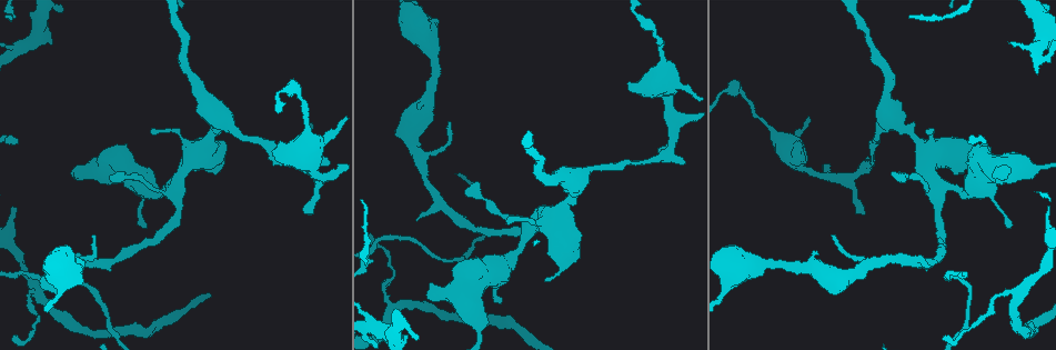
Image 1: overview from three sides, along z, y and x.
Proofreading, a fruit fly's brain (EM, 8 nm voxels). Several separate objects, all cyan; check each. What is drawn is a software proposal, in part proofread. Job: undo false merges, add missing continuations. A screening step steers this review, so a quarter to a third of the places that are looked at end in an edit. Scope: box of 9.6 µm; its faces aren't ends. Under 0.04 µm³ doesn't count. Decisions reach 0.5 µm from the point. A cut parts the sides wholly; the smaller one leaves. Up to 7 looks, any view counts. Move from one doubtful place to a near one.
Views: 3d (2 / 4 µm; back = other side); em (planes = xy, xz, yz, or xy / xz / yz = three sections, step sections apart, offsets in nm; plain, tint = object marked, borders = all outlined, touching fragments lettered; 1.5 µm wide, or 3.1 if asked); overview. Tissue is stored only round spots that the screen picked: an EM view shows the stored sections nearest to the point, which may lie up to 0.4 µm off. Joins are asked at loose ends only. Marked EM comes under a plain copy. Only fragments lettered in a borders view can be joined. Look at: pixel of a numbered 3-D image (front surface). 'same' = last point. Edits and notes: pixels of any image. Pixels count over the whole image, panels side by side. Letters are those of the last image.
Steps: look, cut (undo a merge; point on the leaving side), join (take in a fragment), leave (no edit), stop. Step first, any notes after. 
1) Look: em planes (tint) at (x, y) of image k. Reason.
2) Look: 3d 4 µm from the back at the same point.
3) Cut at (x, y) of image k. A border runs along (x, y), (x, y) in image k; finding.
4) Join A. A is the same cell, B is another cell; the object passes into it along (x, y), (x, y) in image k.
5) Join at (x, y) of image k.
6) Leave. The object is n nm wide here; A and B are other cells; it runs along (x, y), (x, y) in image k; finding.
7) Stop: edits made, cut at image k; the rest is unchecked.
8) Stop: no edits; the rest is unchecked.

Look: em planes (borders) at (859, 211) of image 1. An open end.

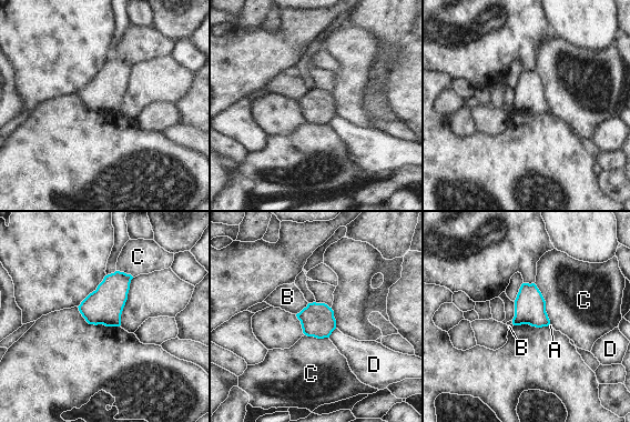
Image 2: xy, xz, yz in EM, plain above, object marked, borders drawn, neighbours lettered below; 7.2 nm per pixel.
Leave. A, B, C and D are other cells; a border runs along (308, 303), (296, 314) in image 2; none of them fits.

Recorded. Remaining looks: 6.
Look: 3d 4 µm from the back at (799, 166) of image 1. A fork.

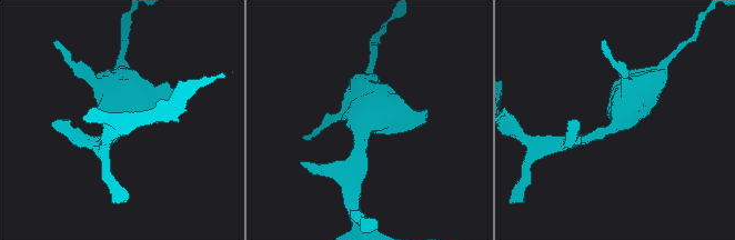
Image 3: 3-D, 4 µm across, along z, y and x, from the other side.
Look: em planes (borders) at (370, 122) of image 3. Now the EM.

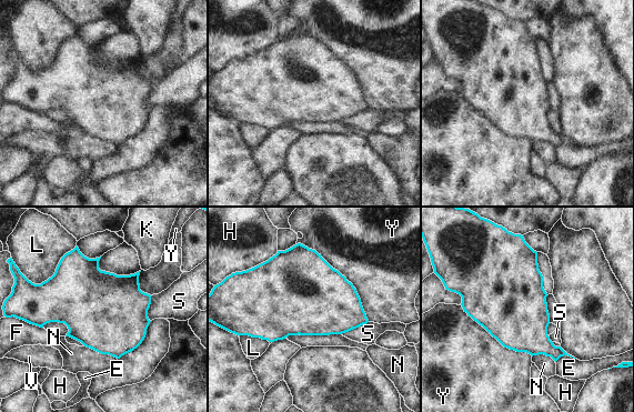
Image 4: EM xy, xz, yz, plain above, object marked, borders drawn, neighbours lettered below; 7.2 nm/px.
Leave. E, F, H, K, L, N, S, V and Y are other cells; a border runs along (66, 335), (80, 341), (84, 345) in image 4; all the same cell.

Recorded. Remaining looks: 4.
Look: em planes (borders) at (292, 85) of image 1. Abrupt turn.

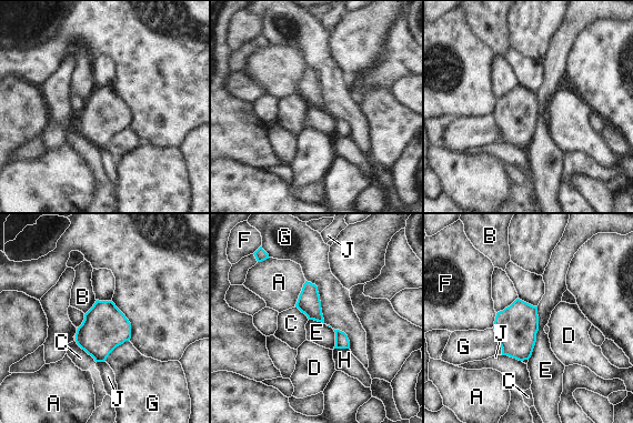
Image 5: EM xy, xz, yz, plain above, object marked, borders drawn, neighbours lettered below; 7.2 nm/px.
Leave. A, B, C, D, E, F, G, H and J are other cells; a border runs along (307, 280), (317, 286), (324, 322) in image 5; one cell here.

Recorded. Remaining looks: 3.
Stop: no edits; the rest is unchecked.

